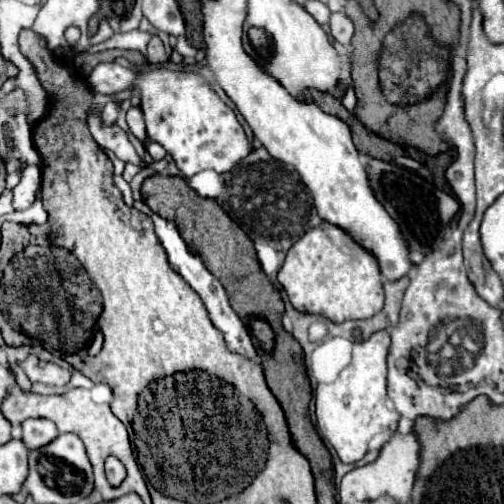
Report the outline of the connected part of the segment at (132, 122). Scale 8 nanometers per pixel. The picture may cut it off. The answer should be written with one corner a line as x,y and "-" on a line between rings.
129,108
127,112
127,124
129,124
129,130
141,140
145,142
147,140
147,134
145,134
145,122
143,122
143,112
141,108

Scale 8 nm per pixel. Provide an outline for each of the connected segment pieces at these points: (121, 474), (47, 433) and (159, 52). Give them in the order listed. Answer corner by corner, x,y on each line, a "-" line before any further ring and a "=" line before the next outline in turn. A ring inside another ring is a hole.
107,456
107,460
105,460
105,474
107,474
109,484
113,488
117,488
117,486
123,484
123,480
127,476
127,470
125,470
125,466
123,466
121,460
117,460
115,456
=
29,418
21,424
21,440
29,450
49,444
55,436
59,436
59,432
55,424
51,424
51,420
47,418
=
153,36
151,42
149,42
149,46
147,46
147,60
153,62
153,64
169,60
167,54
165,54
165,48
163,48
163,44
161,44
161,40
157,36

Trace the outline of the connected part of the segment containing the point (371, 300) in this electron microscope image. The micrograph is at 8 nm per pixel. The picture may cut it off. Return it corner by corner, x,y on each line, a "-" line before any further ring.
323,222
319,228
313,228
305,232
287,252
287,258
279,270
277,280
285,288
291,304
299,308
301,312
313,312
313,314
323,314
333,322
345,322
345,320
361,320
361,318
371,318
383,308
383,284
381,284
381,272
379,272
379,262
377,258
357,244
353,236
329,222

